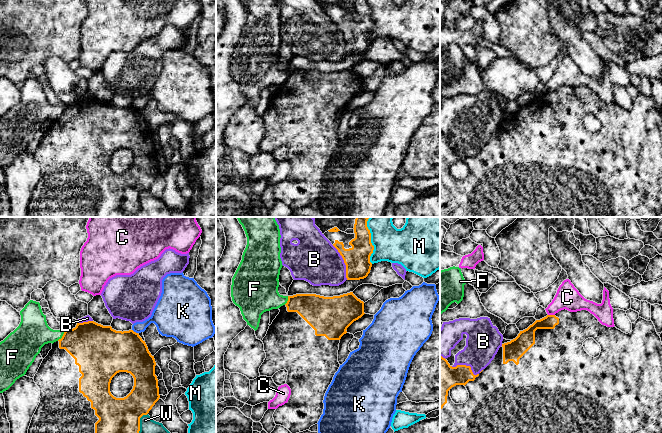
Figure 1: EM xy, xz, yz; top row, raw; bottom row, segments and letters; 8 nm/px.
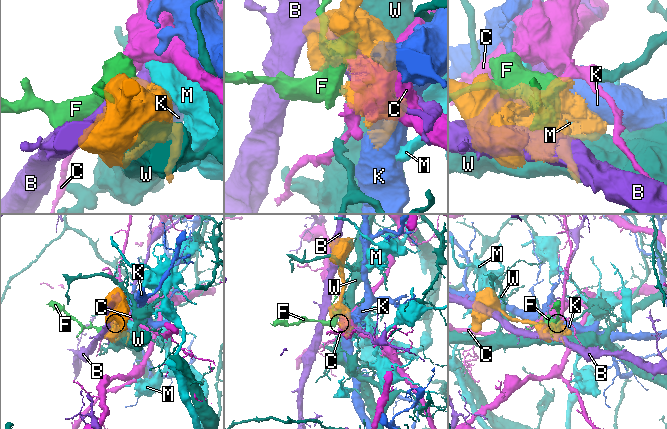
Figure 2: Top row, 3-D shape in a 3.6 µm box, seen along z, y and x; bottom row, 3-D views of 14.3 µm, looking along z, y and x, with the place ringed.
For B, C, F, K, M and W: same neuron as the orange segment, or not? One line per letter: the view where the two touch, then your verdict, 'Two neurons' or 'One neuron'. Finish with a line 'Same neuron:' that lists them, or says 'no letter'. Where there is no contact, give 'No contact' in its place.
B: Touches orange in xz. Two neurons
C: Touches orange in yz. Two neurons
F: Touches orange in xy. Two neurons
K: Touches orange in xy. Two neurons
M: Touches orange in xz. Two neurons
W: Touches orange in xy. Two neurons
Same neuron: no letter

